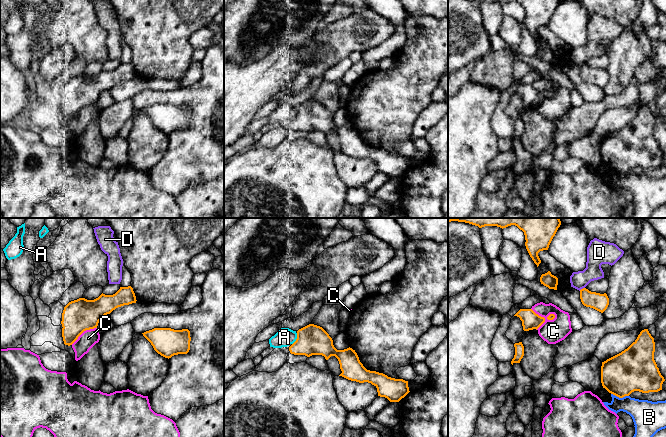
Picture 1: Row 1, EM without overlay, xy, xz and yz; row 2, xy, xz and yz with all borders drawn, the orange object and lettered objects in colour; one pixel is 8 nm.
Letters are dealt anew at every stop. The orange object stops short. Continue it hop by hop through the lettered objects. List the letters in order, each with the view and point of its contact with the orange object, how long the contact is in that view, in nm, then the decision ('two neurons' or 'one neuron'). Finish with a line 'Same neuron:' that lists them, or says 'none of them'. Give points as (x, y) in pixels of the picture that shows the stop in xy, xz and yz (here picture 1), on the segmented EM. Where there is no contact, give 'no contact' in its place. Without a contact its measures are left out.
A: xz (296, 339) | 100 nm | two neurons
B: yz (620, 397) | 150 nm | two neurons
C: yz (543, 317) | 220 nm | two neurons
D: yz (581, 289) | 50 nm | two neurons
Same neuron: none of them

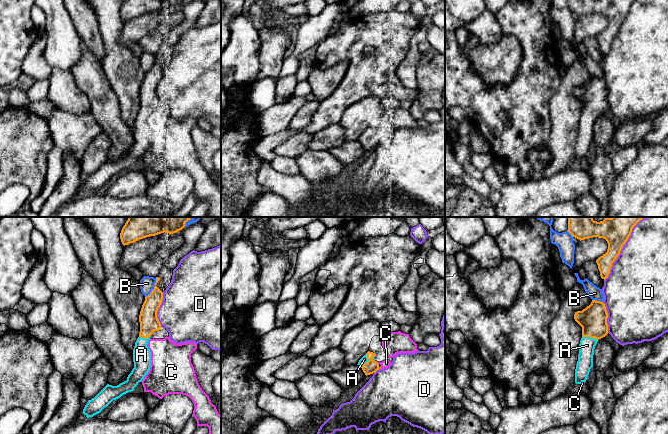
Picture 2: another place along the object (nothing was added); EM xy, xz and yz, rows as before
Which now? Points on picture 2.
A: xz (368, 361) | 130 nm | one neuron
B: xy (154, 288) | 180 nm | two neurons
C: xz (377, 363) | 40 nm | two neurons
D: yz (621, 248) | 600 nm | two neurons
Same neuron: A

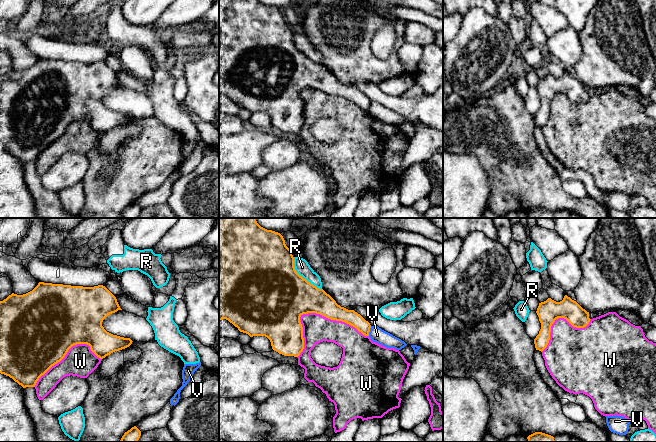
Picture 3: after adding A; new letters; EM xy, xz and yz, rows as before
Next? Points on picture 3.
R: xz (301, 276) | 340 nm | two neurons
V: xz (369, 331) | 80 nm | two neurons
W: xz (314, 312) | 600 nm | two neurons
Same neuron: none of them

